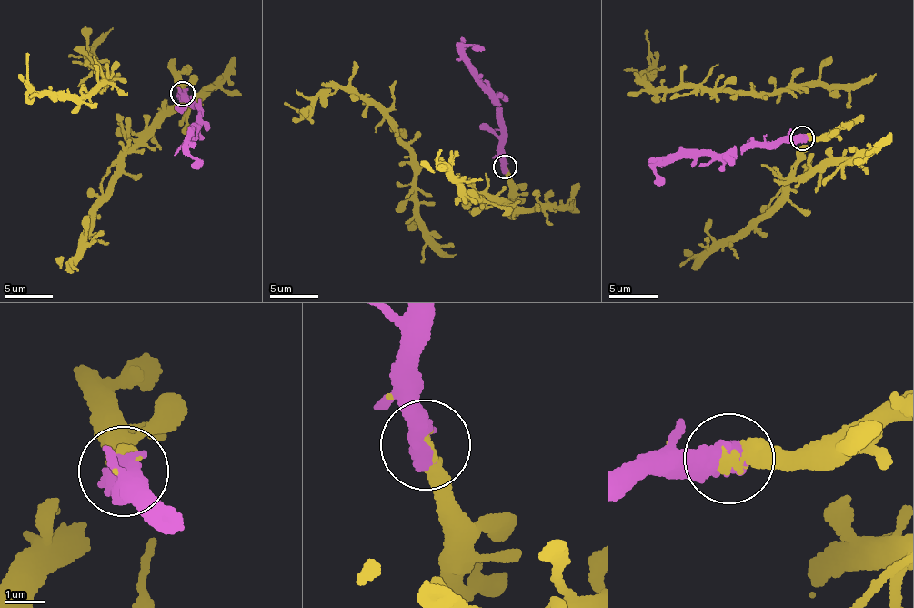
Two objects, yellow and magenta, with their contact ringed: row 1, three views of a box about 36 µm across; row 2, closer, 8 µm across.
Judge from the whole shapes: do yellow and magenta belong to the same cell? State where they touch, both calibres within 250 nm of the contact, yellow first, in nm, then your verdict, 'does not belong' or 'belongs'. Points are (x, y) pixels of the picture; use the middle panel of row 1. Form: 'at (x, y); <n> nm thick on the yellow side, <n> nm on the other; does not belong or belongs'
at (505, 167); 240 nm thick on the yellow side, 700 nm on the other; belongs

